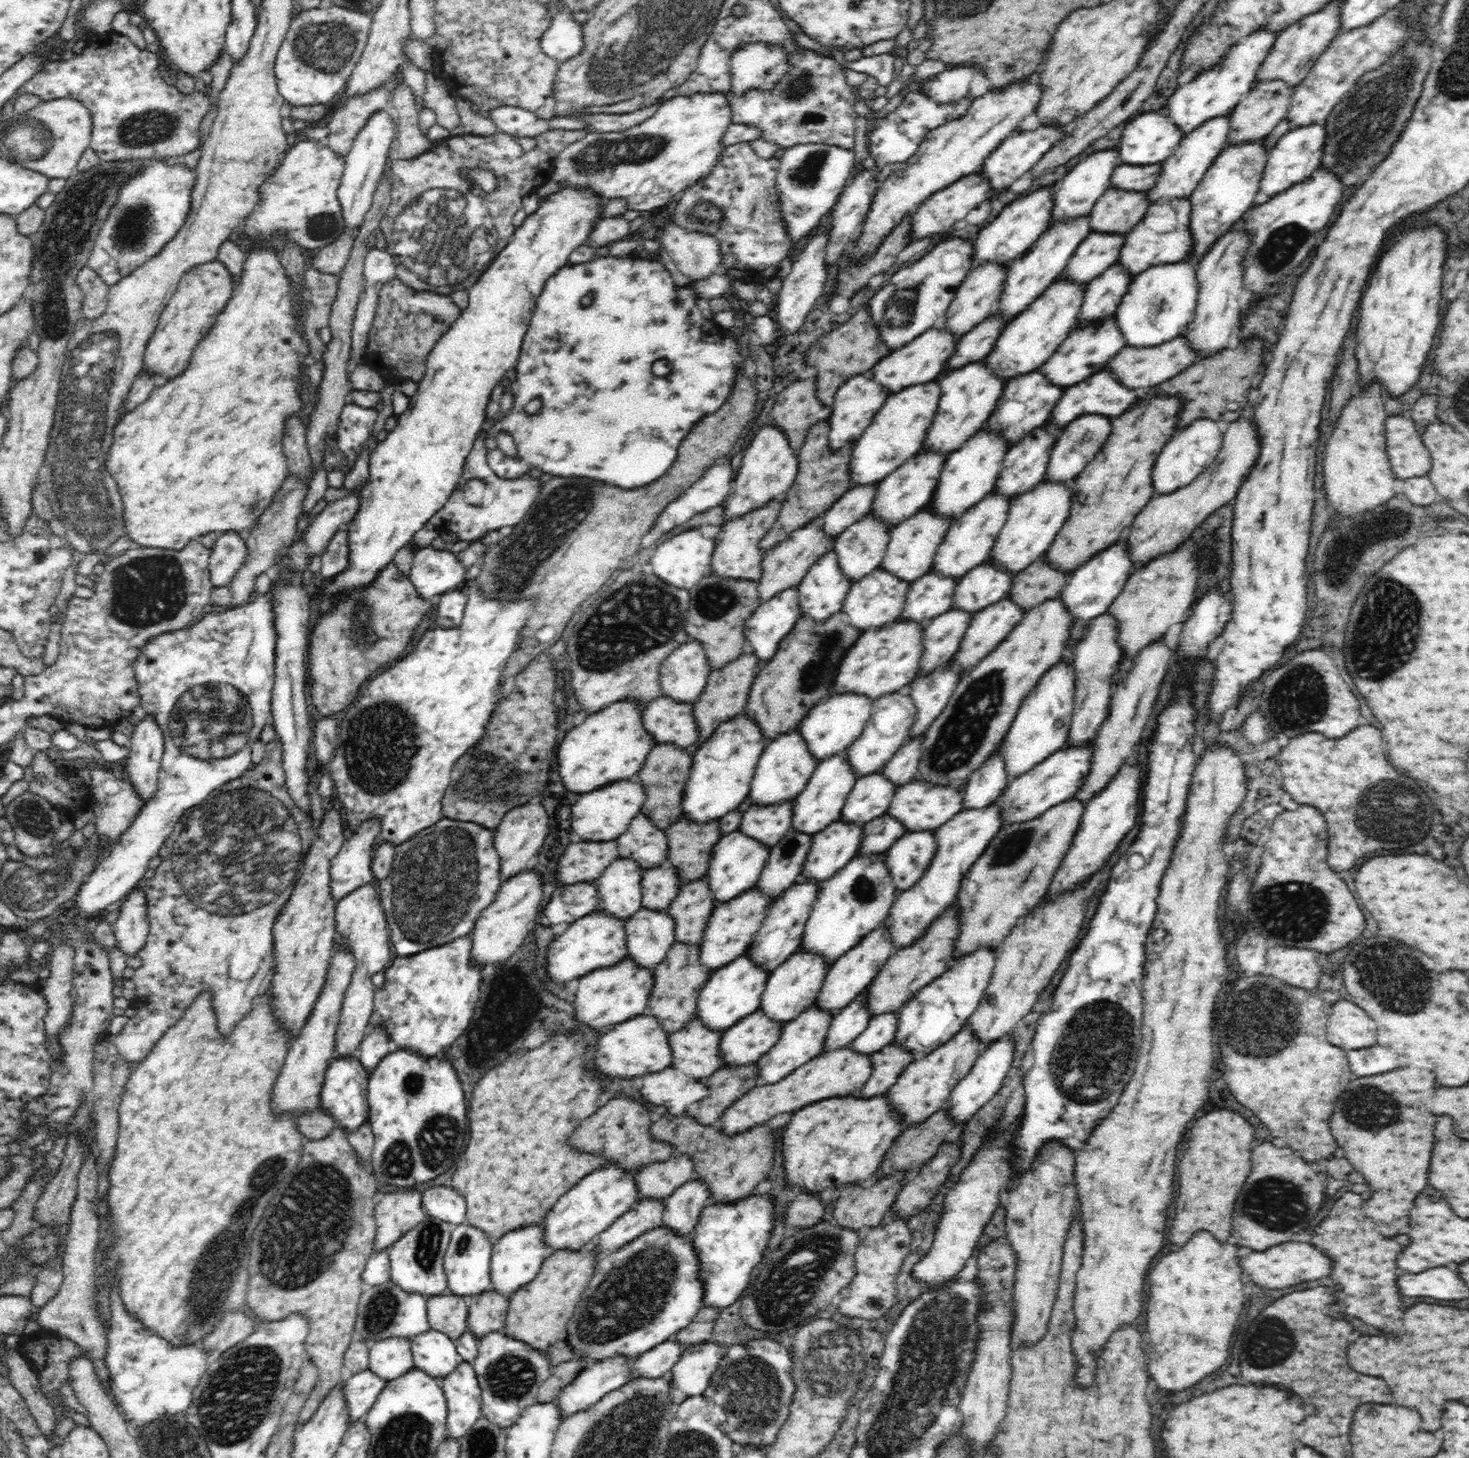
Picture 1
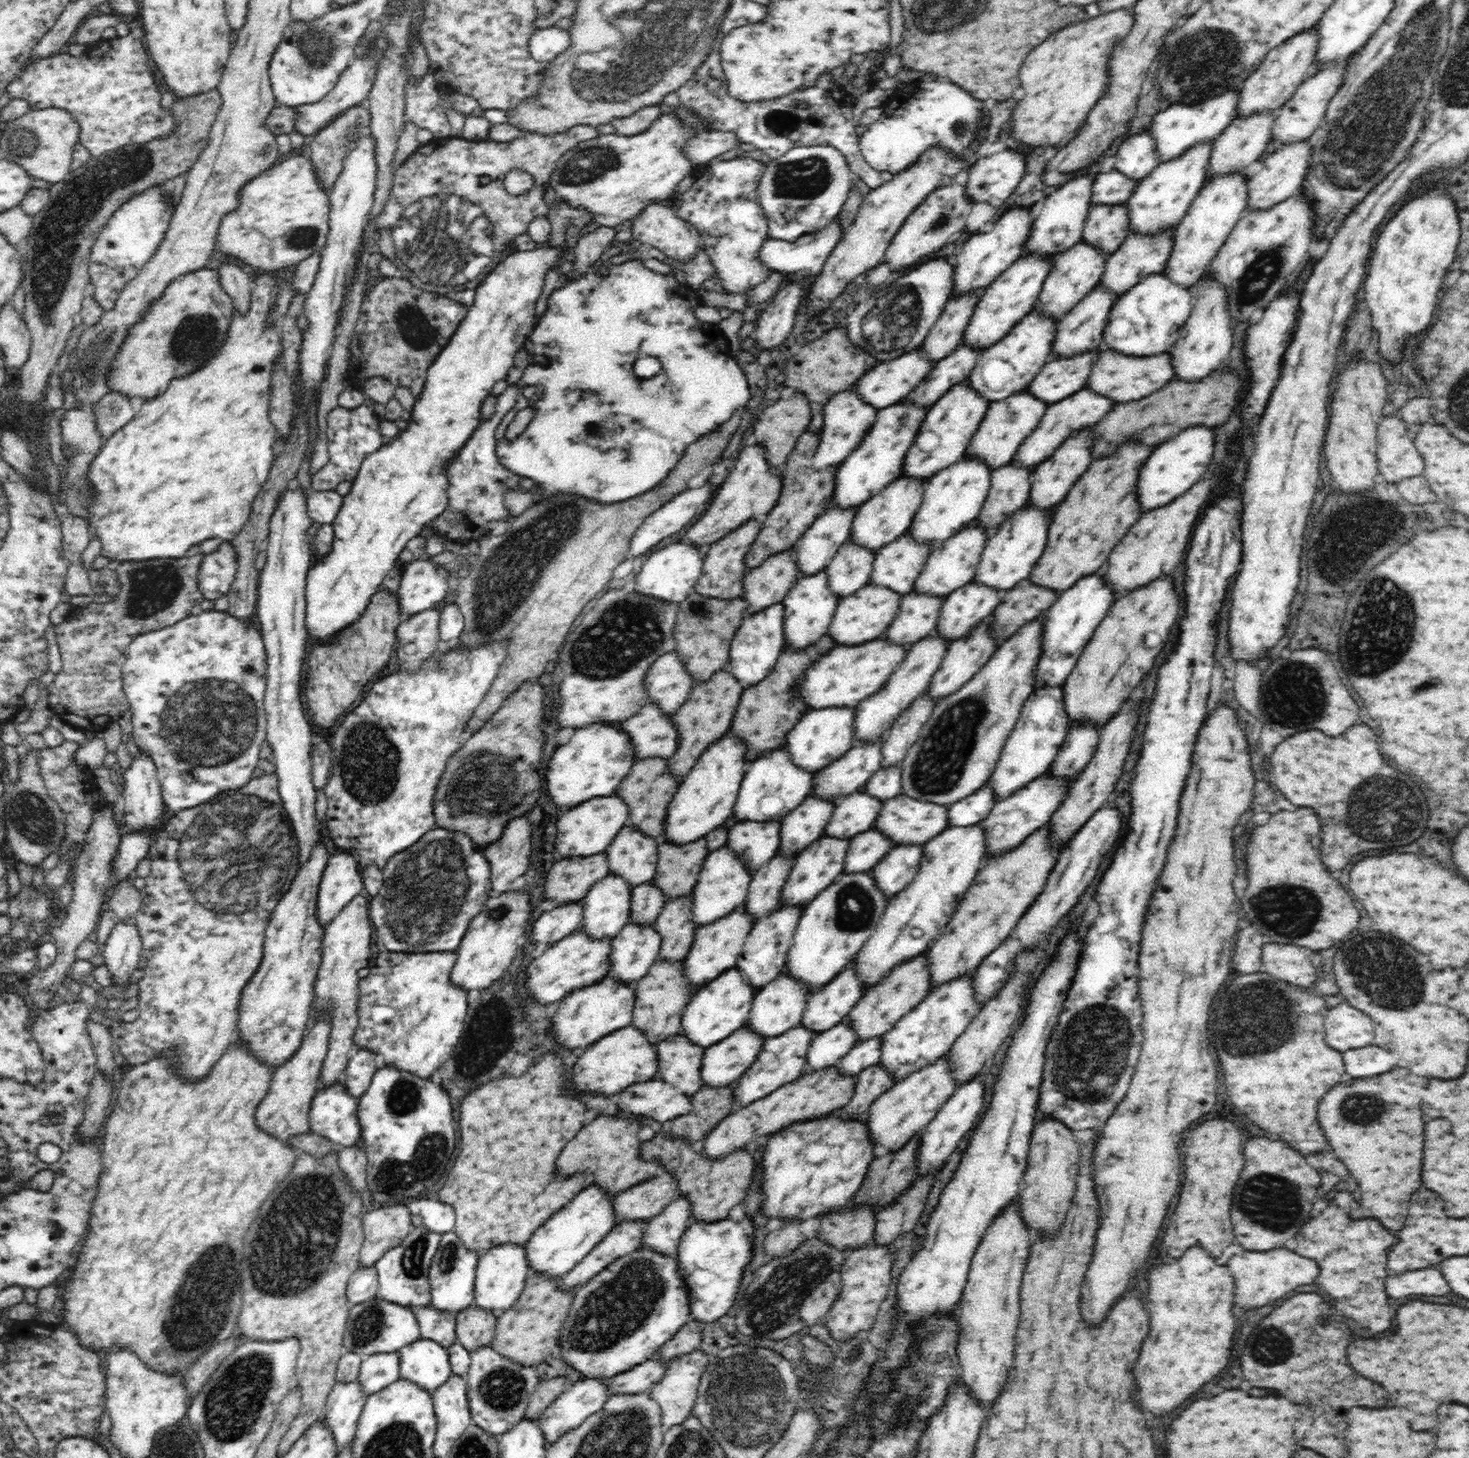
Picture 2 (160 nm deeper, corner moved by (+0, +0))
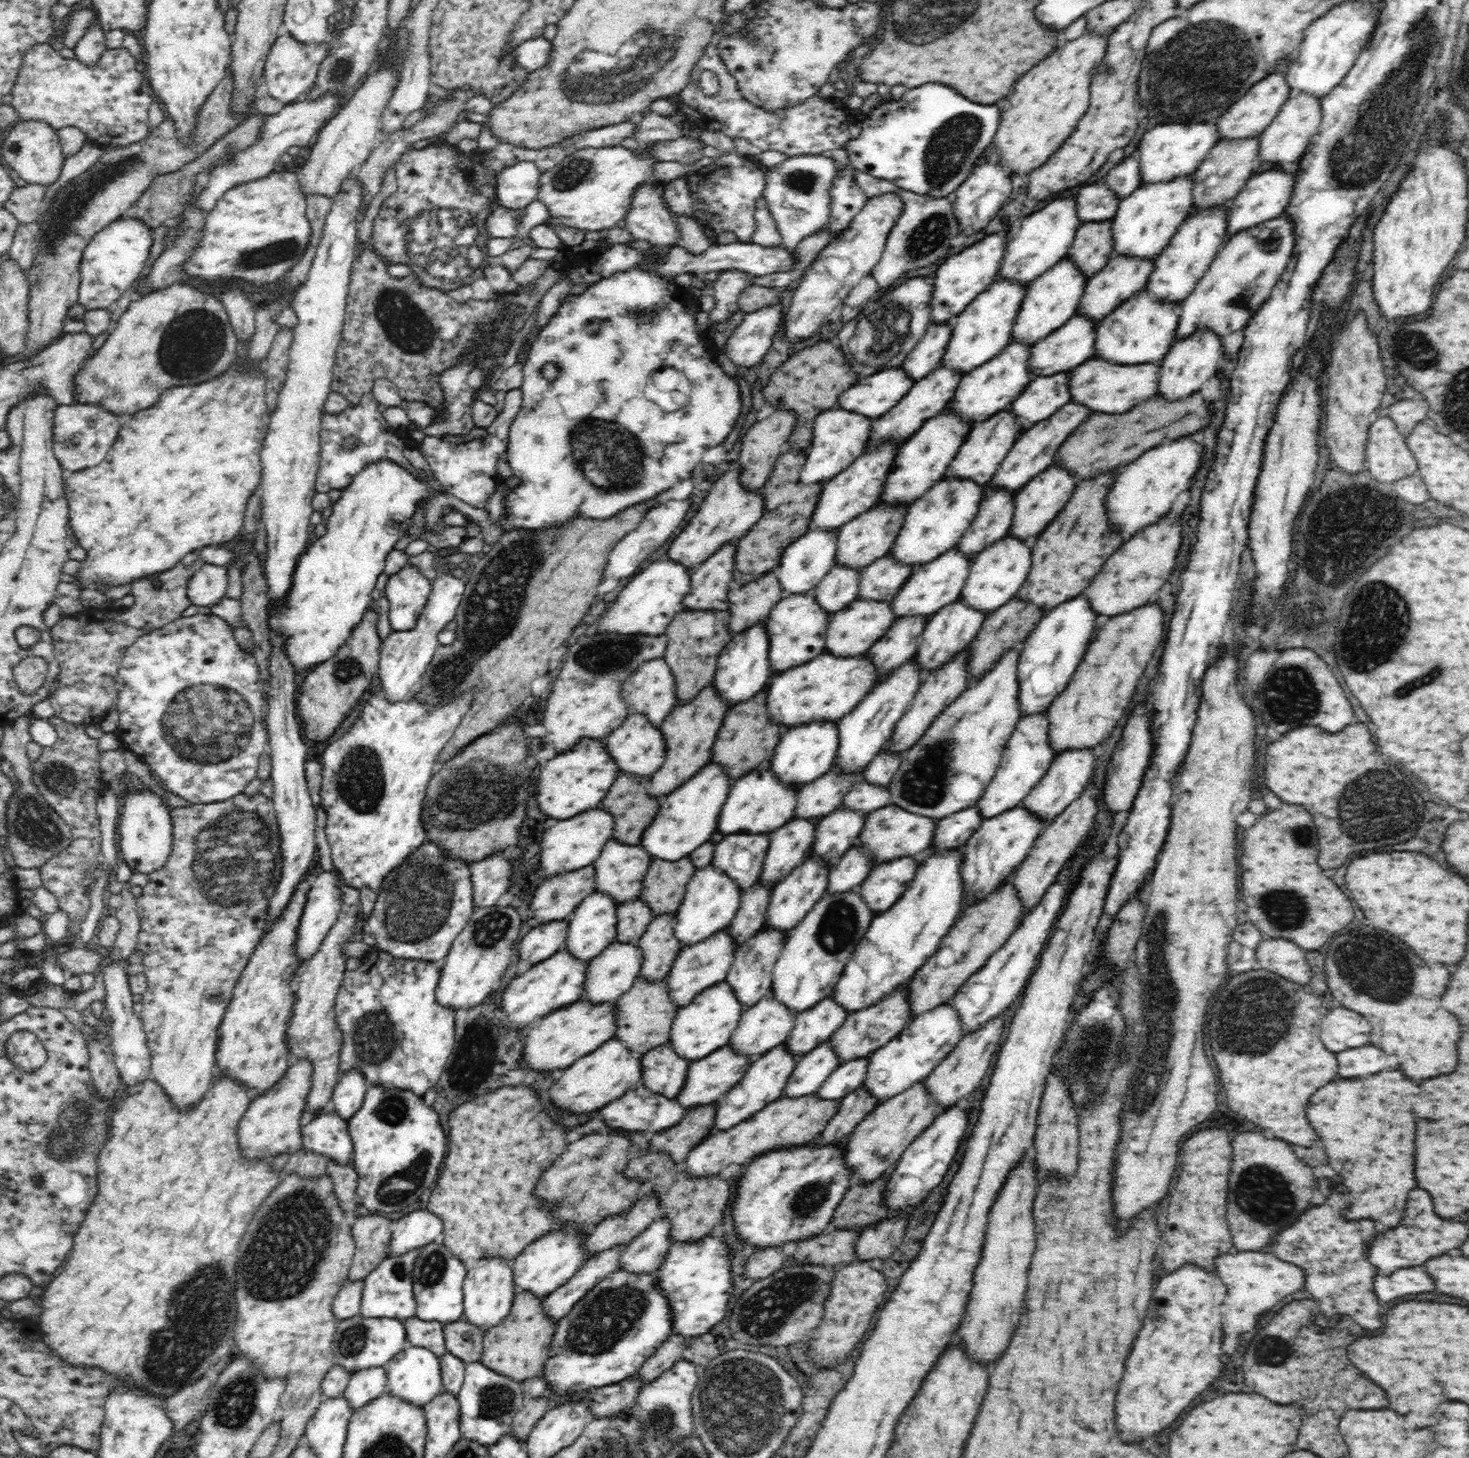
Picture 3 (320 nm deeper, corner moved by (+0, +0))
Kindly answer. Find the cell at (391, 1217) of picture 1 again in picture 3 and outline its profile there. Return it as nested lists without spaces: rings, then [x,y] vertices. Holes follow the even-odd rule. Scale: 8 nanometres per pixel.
[[[370,1213],[357,1217],[352,1226],[355,1253],[348,1280],[364,1280],[386,1257],[394,1222],[382,1214]]]

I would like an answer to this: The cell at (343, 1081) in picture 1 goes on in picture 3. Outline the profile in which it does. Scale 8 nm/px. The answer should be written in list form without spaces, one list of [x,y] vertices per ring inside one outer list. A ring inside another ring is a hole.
[[[318,1112],[314,1118],[301,1128],[303,1148],[327,1156],[338,1164],[348,1164],[353,1158],[353,1142],[348,1134],[348,1120],[344,1120],[337,1112]]]

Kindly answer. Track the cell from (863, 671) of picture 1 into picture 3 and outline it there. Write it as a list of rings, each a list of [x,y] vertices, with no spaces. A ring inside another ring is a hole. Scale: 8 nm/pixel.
[[[825,651],[822,654],[812,658],[808,662],[789,668],[785,671],[775,672],[771,675],[767,684],[767,711],[771,722],[780,724],[782,728],[787,729],[800,724],[810,724],[810,722],[822,722],[822,720],[836,720],[852,712],[856,705],[880,682],[879,676],[875,674],[875,666],[869,659],[869,651],[859,656],[834,656]]]

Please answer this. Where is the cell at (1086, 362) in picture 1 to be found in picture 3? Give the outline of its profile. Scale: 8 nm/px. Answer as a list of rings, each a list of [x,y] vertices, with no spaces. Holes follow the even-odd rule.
[[[1058,372],[1052,376],[1034,376],[1010,409],[1026,431],[1030,426],[1050,418],[1071,400],[1069,372]]]

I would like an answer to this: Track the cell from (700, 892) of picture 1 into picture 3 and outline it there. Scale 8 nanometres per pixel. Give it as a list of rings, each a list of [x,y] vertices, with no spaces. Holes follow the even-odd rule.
[[[666,912],[652,919],[646,932],[636,942],[644,955],[640,977],[652,983],[667,978],[683,946],[674,934],[675,913]]]

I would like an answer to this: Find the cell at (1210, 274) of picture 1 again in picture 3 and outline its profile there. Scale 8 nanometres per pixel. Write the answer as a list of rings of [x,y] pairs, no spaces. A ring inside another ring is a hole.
[[[1198,330],[1196,334],[1172,344],[1170,350],[1160,362],[1158,395],[1170,402],[1174,402],[1174,400],[1180,400],[1180,398],[1186,398],[1190,394],[1198,392],[1204,382],[1208,382],[1212,376],[1216,376],[1219,370],[1216,367],[1216,362],[1222,354],[1220,339],[1221,337],[1211,330]]]

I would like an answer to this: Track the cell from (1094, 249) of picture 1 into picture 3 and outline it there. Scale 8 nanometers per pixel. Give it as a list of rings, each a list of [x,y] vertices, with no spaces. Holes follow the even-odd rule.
[[[1065,257],[1060,261],[1028,284],[1025,298],[1012,327],[1011,340],[1014,342],[1033,346],[1076,314],[1088,278],[1082,275],[1082,271],[1069,258]]]

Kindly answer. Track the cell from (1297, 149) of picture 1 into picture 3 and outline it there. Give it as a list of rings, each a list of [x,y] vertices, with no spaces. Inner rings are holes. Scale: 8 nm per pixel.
[[[1273,167],[1260,173],[1254,173],[1250,177],[1242,192],[1231,201],[1225,202],[1227,208],[1227,234],[1234,236],[1242,230],[1248,230],[1252,226],[1258,226],[1266,220],[1278,218],[1285,214],[1286,207],[1292,196],[1295,177],[1284,171],[1281,167]]]

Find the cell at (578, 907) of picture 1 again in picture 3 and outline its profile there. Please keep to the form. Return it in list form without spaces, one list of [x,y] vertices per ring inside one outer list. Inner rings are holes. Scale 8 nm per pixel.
[[[566,919],[538,924],[520,940],[519,960],[532,968],[551,958],[564,949],[567,930]]]

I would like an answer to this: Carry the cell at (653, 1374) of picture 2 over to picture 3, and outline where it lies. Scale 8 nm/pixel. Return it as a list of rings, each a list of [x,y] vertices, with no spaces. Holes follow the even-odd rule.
[[[636,1376],[626,1378],[622,1382],[597,1388],[591,1394],[592,1418],[610,1418],[627,1410],[638,1396],[644,1382]]]

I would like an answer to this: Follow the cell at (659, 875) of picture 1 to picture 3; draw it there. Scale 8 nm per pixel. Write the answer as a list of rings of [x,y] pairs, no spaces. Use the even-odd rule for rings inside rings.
[[[637,897],[635,900],[628,900],[616,909],[617,931],[615,940],[618,942],[637,942],[646,932],[648,925],[654,918],[649,906]]]

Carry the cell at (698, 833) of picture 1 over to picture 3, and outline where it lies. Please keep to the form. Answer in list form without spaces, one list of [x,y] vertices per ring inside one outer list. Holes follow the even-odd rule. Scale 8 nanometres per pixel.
[[[689,856],[676,862],[654,858],[638,897],[649,906],[654,917],[666,912],[675,913],[682,904],[687,884],[695,872]]]

